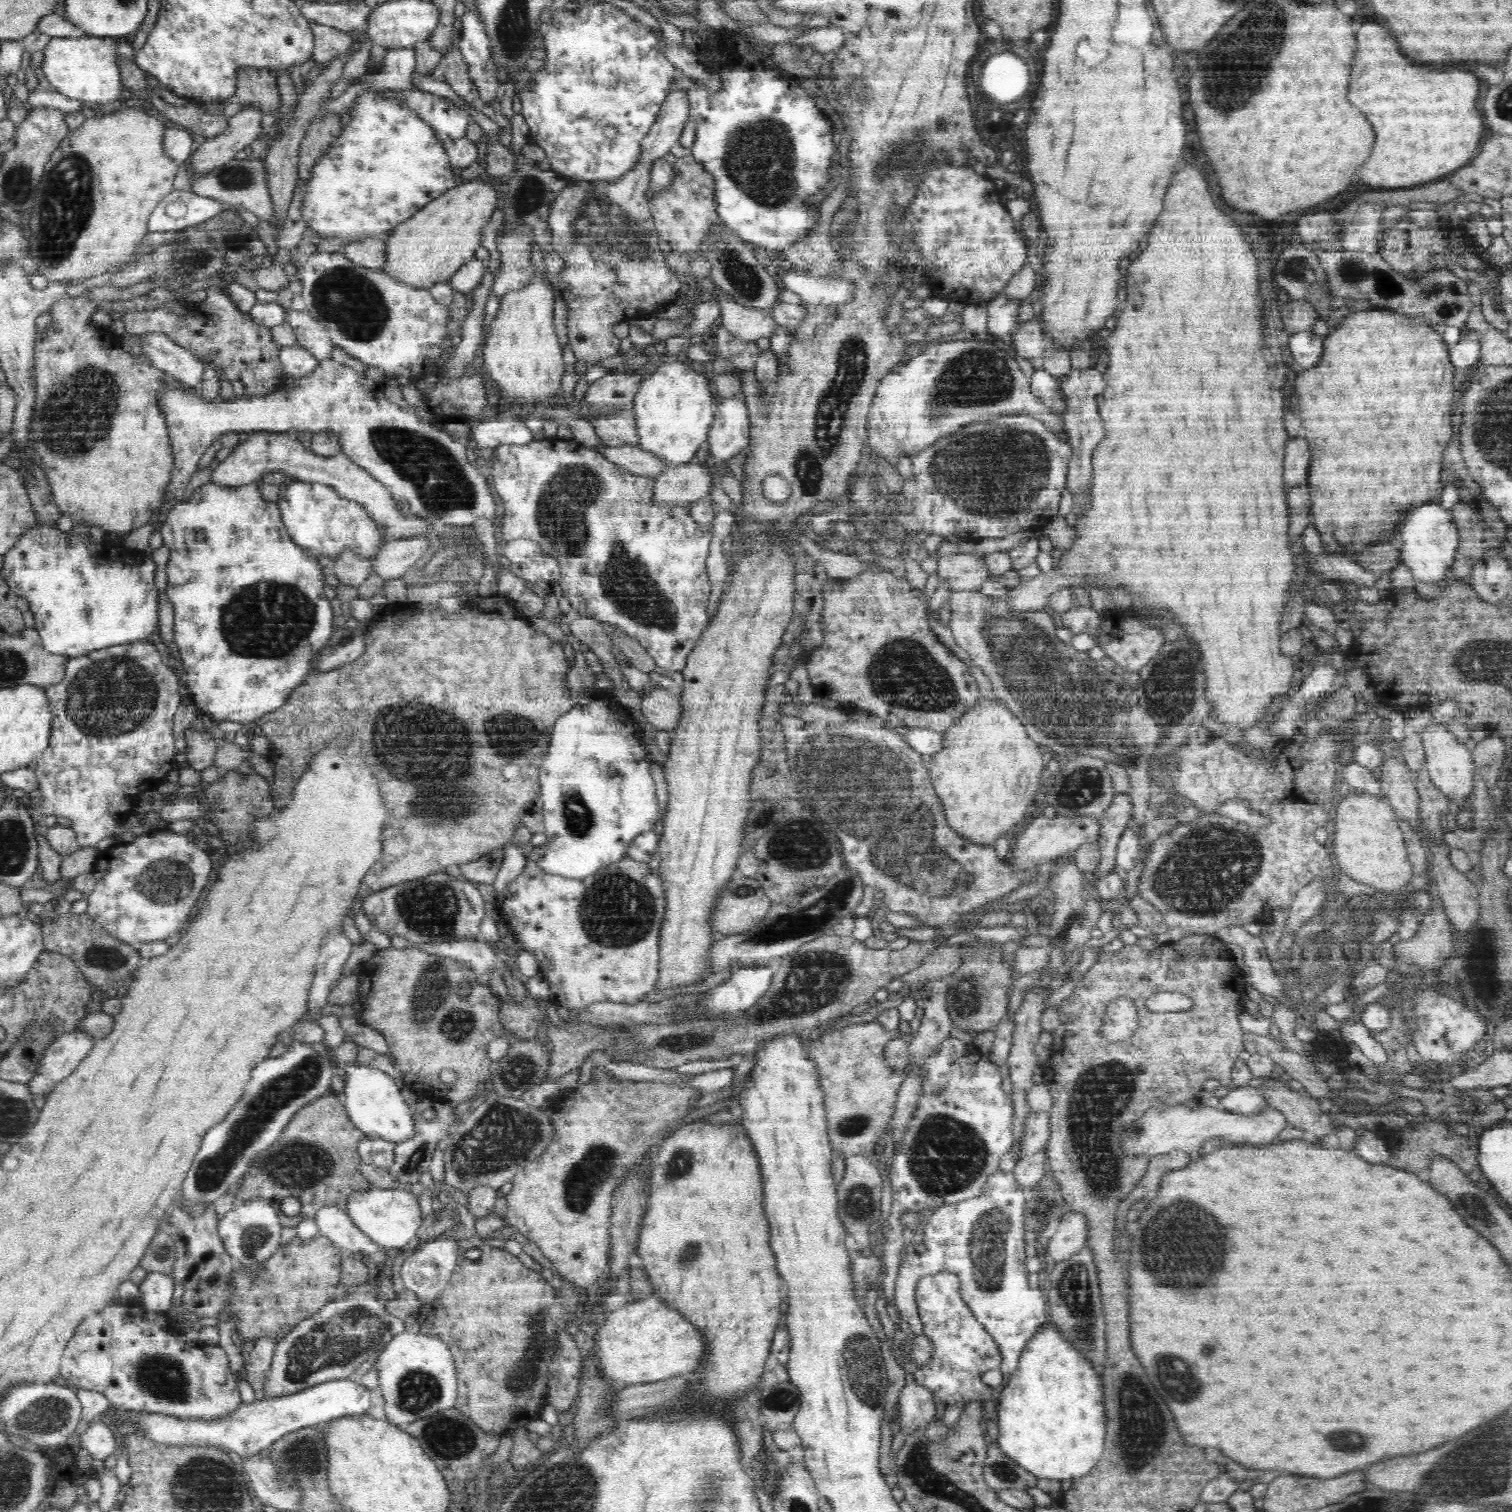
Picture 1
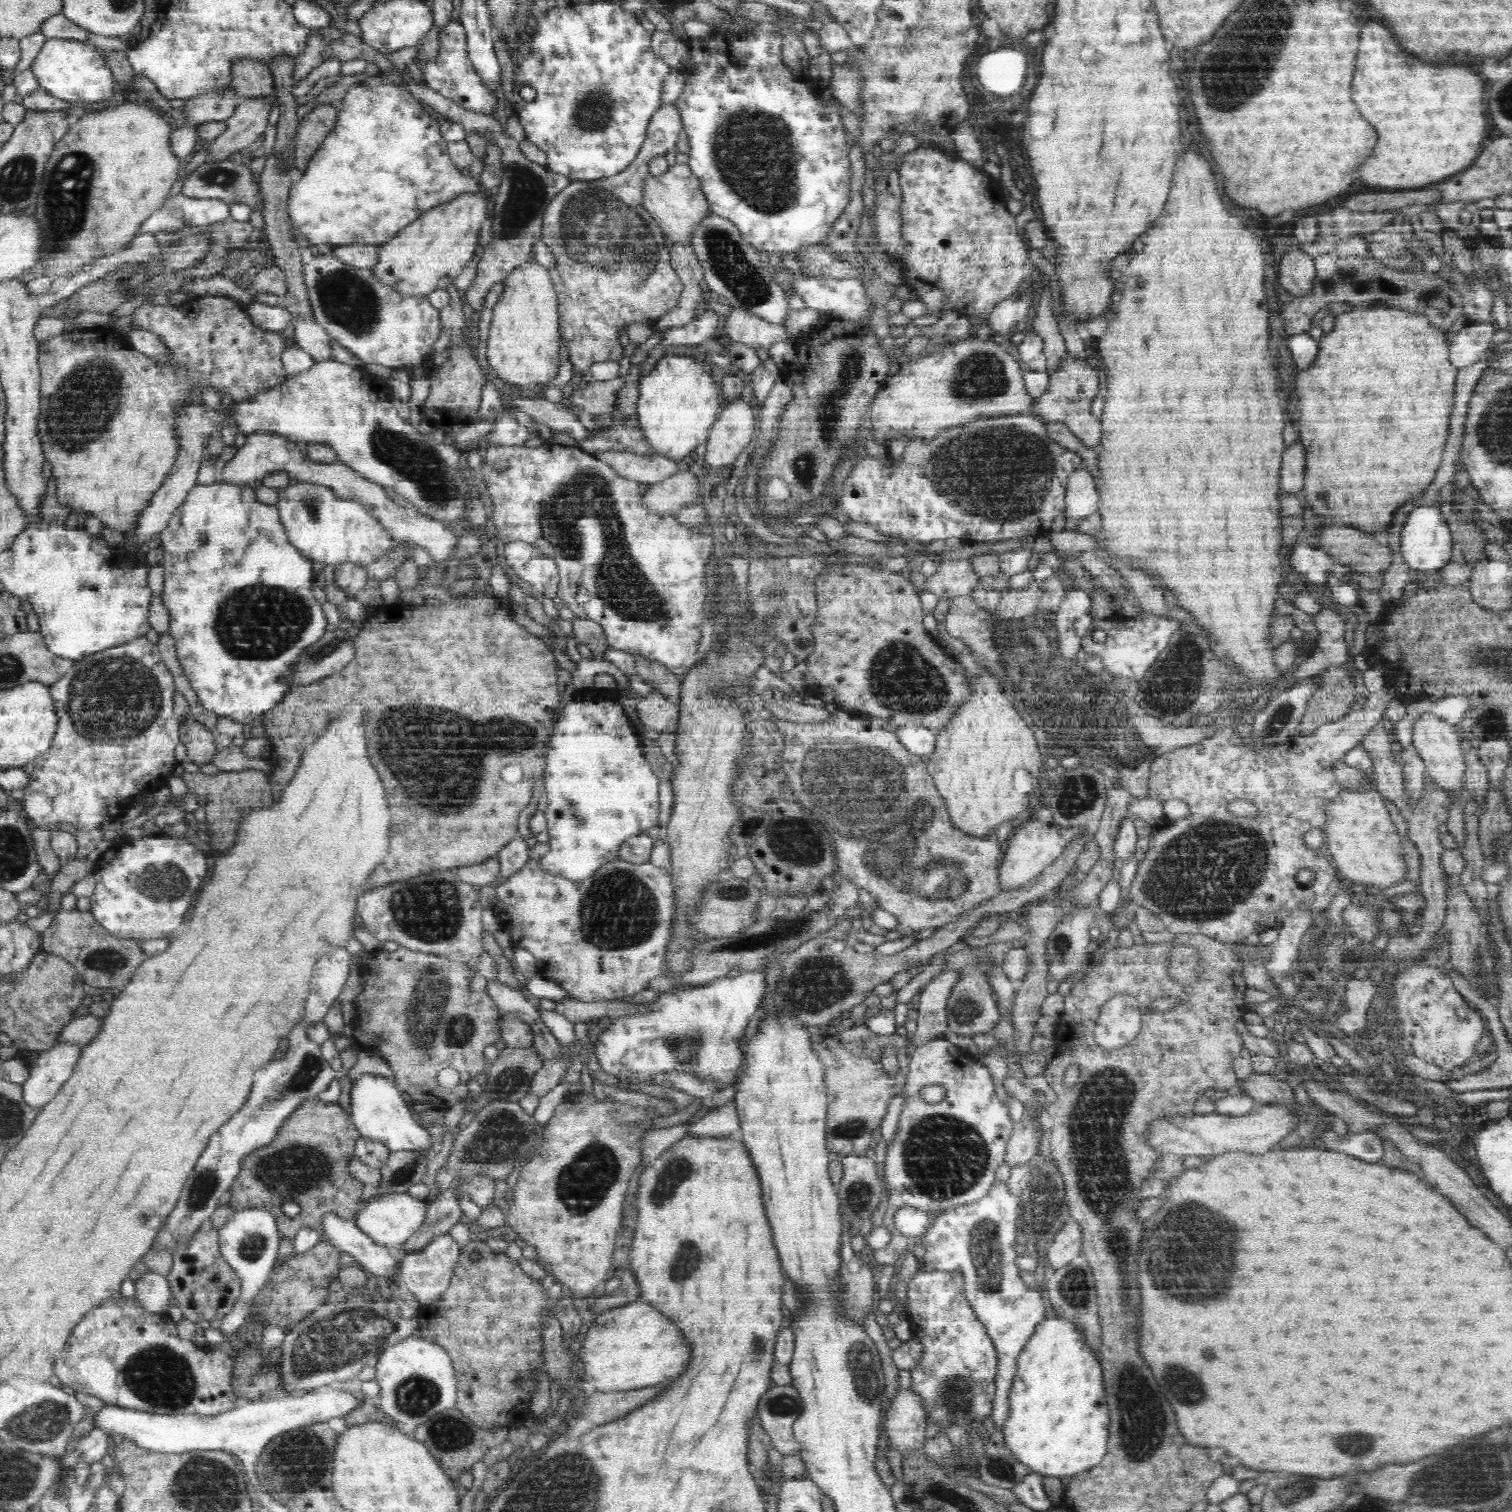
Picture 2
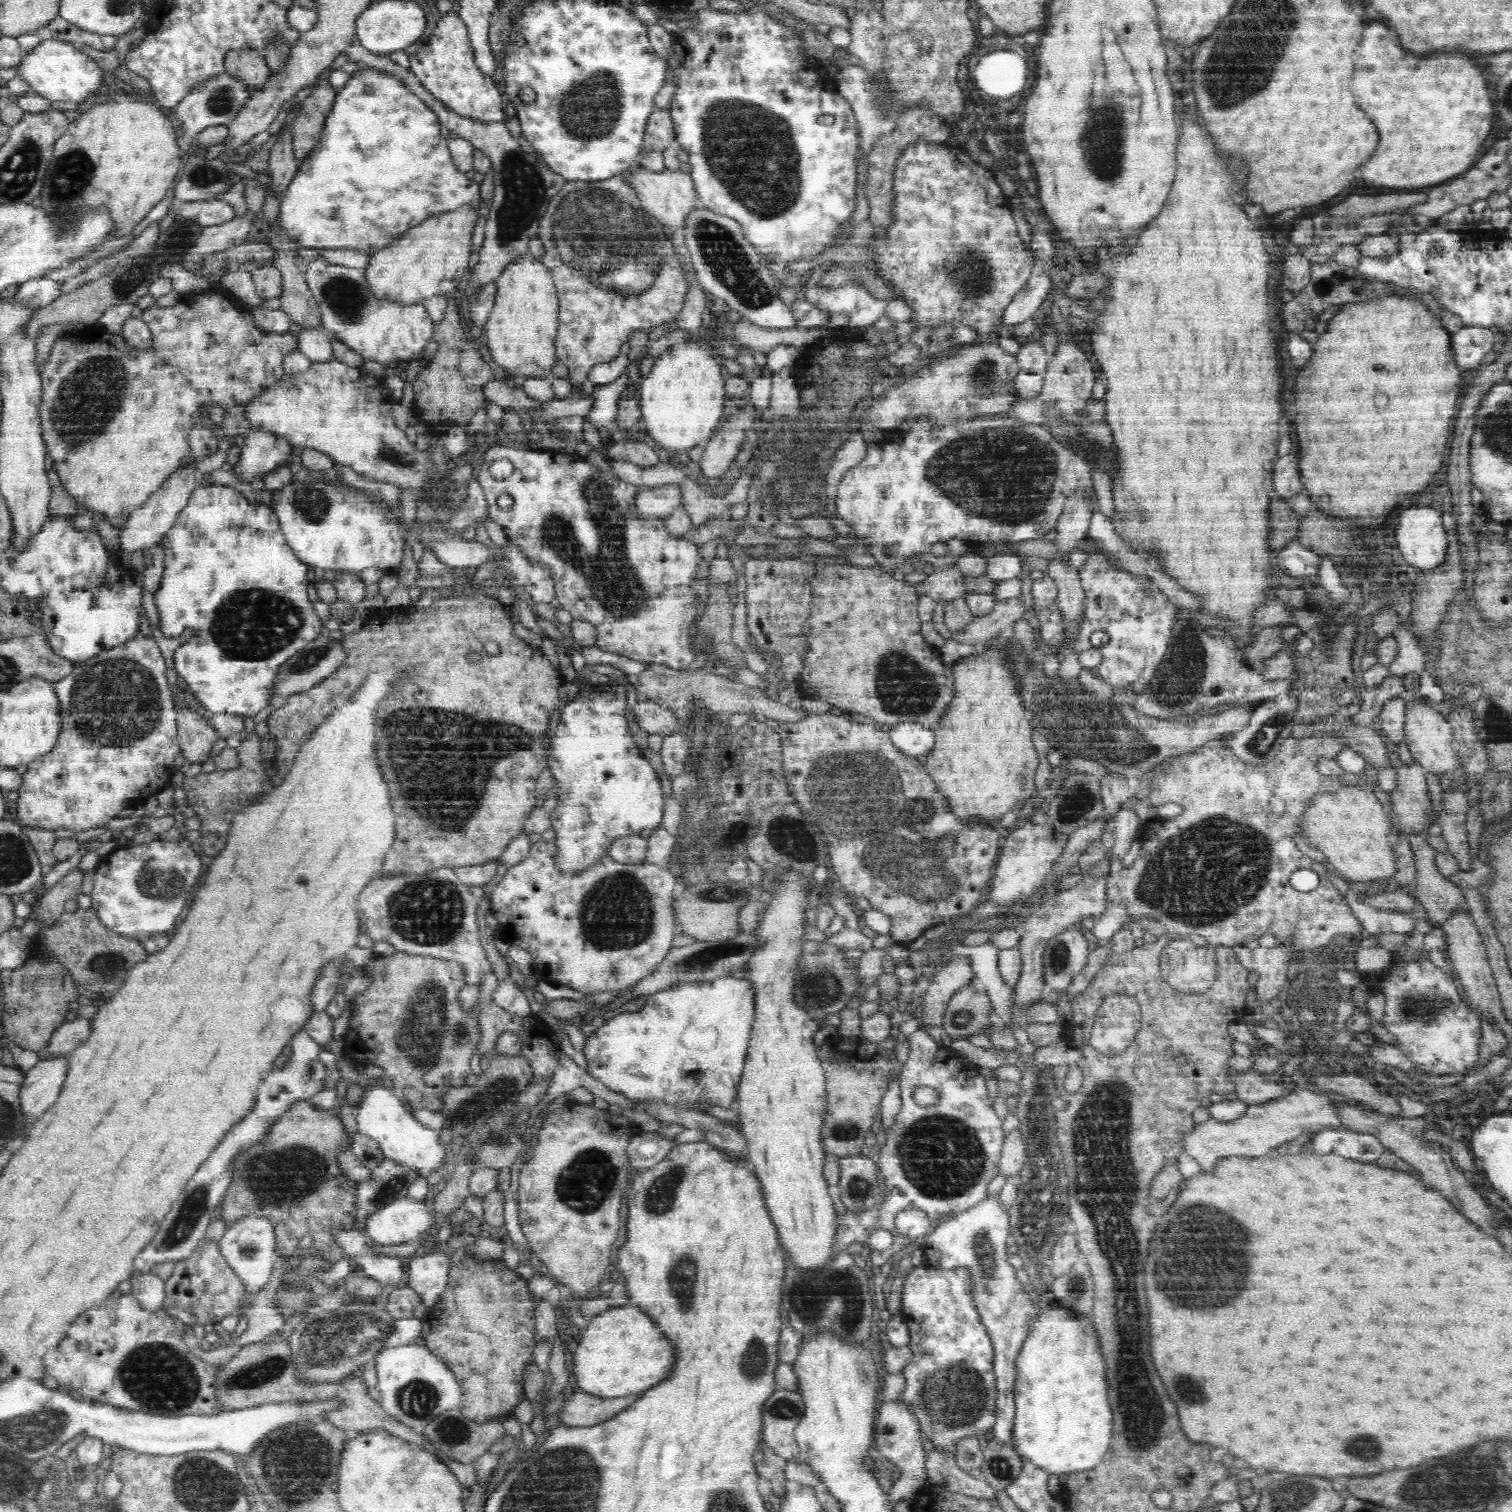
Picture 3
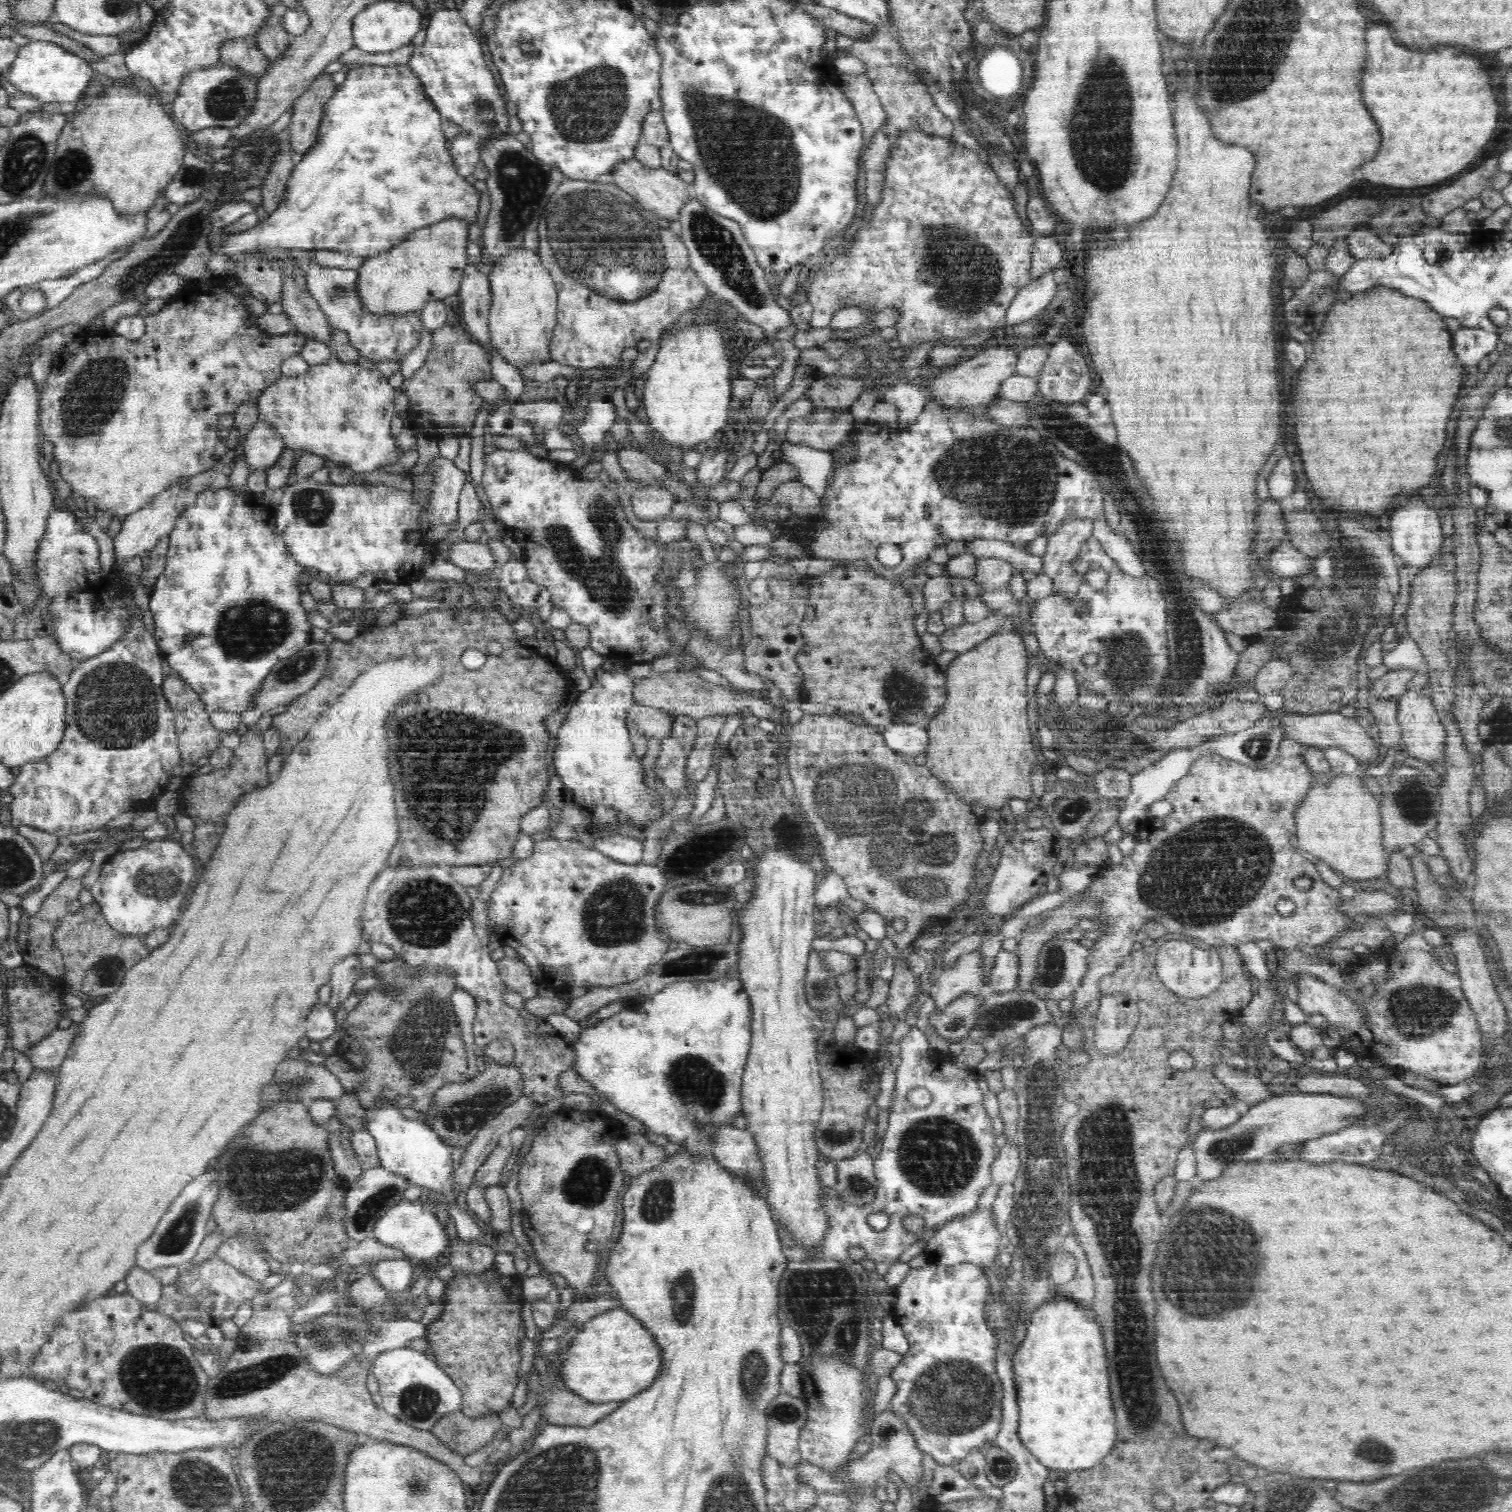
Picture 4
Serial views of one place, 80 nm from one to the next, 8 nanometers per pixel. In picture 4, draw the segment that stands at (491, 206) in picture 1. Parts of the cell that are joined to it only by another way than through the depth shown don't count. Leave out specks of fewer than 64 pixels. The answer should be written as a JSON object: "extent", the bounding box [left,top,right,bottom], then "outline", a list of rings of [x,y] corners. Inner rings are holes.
{"extent":[357,217,468,315],"outline":[[[449,217],[434,224],[428,224],[408,236],[408,240],[392,246],[378,254],[367,257],[364,264],[357,268],[359,299],[362,300],[364,313],[372,315],[388,315],[389,313],[404,314],[422,311],[430,300],[444,299],[459,292],[462,274],[467,262],[468,228],[466,220],[459,217]]]}

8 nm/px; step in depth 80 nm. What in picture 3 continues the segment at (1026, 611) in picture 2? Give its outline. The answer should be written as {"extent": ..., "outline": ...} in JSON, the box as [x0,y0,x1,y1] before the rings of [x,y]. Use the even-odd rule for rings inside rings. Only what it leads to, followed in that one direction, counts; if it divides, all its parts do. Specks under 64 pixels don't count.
{"extent":[951,597,1025,645],"outline":[[[1010,597],[1006,601],[996,603],[988,614],[980,616],[960,634],[952,634],[951,638],[958,644],[975,645],[977,641],[996,636],[997,632],[1012,626],[1016,620],[1022,618],[1025,611],[1020,597]]]}

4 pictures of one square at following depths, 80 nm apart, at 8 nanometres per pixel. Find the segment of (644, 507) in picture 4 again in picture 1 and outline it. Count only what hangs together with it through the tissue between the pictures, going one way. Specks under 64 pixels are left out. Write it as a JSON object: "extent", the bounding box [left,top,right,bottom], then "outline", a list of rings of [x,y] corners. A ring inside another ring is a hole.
{"extent":[654,459,712,507],"outline":[[[695,459],[678,467],[669,466],[666,472],[656,477],[654,499],[669,507],[687,505],[705,499],[710,486],[712,477],[708,473],[708,463]]]}

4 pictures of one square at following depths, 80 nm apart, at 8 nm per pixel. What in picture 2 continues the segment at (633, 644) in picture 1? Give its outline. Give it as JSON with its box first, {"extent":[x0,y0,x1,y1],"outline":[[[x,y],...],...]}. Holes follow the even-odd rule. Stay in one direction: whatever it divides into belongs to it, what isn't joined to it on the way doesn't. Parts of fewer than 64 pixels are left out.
{"extent":[636,657,682,704],"outline":[[[644,657],[636,658],[636,674],[645,682],[653,686],[653,690],[657,690],[665,699],[675,704],[679,704],[682,690],[682,677],[678,677],[665,668],[664,664],[655,662],[654,660],[644,659]]]}

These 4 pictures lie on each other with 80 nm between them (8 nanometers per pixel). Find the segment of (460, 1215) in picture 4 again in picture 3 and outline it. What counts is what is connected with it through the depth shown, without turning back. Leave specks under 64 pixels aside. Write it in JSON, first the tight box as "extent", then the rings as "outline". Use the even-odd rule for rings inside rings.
{"extent":[358,1084,446,1178],"outline":[[[378,1084],[372,1086],[360,1102],[358,1133],[376,1141],[385,1160],[393,1160],[398,1164],[403,1164],[406,1168],[411,1168],[420,1178],[434,1176],[436,1170],[444,1166],[446,1149],[440,1144],[441,1132],[422,1126],[406,1110],[401,1098]]]}

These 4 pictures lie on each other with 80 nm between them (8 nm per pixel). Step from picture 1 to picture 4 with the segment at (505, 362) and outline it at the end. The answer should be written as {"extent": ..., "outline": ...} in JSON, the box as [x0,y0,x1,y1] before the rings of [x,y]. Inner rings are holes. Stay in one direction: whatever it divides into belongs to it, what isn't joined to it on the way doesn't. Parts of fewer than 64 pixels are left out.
{"extent":[488,247,559,364],"outline":[[[518,247],[506,253],[488,274],[492,304],[488,330],[492,347],[514,364],[544,364],[548,356],[550,338],[557,323],[559,306],[553,278],[538,253]]]}

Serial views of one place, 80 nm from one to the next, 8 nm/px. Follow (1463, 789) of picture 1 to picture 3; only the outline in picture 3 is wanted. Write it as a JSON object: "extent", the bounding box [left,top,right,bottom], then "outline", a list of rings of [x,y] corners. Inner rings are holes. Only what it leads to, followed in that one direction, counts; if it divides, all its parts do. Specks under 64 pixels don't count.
{"extent":[1403,695,1461,777],"outline":[[[1420,695],[1411,702],[1411,705],[1407,705],[1403,731],[1405,743],[1408,746],[1411,756],[1427,772],[1433,772],[1438,777],[1441,777],[1440,773],[1446,772],[1447,776],[1451,777],[1458,770],[1461,761],[1458,757],[1458,750],[1454,748],[1454,729],[1441,715],[1437,707]]]}

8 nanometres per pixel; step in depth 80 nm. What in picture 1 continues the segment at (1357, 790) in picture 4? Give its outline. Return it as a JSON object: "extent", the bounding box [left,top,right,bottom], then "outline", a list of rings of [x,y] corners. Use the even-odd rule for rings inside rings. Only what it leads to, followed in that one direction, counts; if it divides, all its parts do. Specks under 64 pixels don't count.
{"extent":[1329,792,1412,896],"outline":[[[1354,792],[1343,798],[1336,806],[1336,816],[1330,820],[1332,837],[1329,849],[1339,872],[1374,887],[1382,896],[1402,888],[1412,878],[1412,865],[1397,822],[1394,809],[1384,797]]]}

